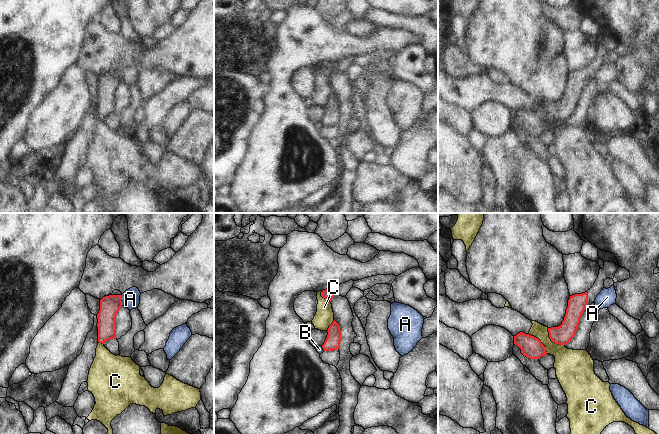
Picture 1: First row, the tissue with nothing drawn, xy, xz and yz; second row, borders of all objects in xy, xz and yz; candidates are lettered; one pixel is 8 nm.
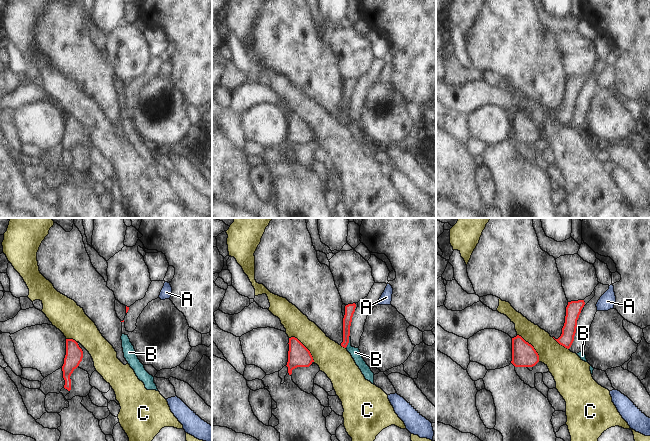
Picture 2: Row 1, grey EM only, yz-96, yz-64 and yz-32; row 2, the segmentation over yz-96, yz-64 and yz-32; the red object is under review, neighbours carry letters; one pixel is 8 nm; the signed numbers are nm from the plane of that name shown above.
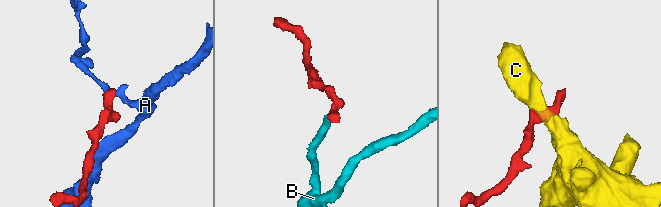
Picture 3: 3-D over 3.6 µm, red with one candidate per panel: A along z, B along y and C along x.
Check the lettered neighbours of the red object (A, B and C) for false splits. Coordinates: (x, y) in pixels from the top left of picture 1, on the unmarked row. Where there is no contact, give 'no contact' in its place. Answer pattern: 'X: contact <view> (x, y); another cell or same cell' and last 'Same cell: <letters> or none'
A: contact xy (120, 76); another cell
B: contact xz (322, 123); another cell
C: contact yz (552, 117); another cell
Same cell: none

